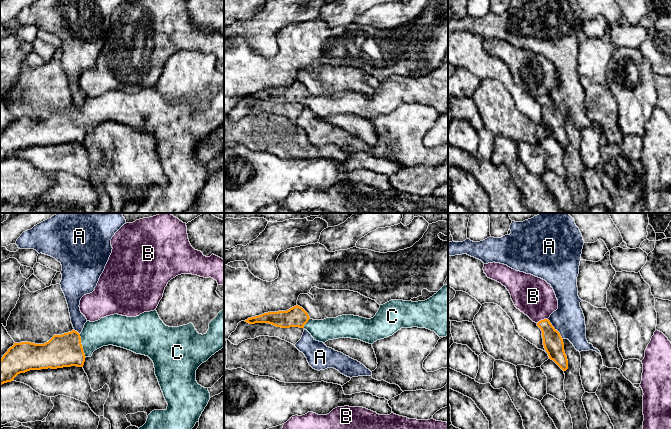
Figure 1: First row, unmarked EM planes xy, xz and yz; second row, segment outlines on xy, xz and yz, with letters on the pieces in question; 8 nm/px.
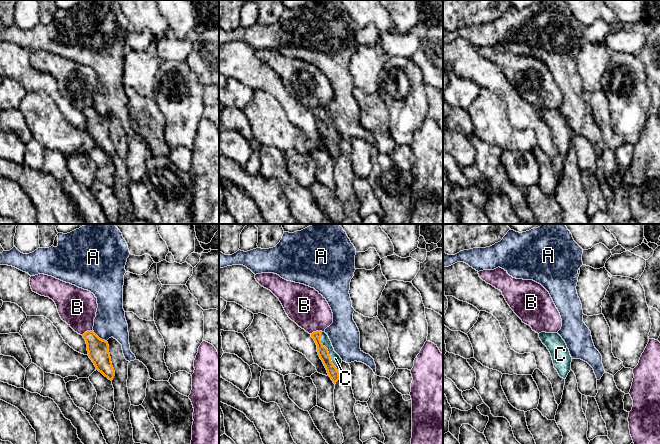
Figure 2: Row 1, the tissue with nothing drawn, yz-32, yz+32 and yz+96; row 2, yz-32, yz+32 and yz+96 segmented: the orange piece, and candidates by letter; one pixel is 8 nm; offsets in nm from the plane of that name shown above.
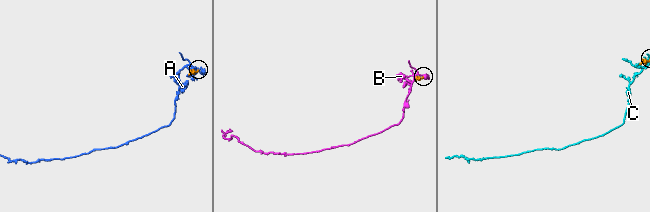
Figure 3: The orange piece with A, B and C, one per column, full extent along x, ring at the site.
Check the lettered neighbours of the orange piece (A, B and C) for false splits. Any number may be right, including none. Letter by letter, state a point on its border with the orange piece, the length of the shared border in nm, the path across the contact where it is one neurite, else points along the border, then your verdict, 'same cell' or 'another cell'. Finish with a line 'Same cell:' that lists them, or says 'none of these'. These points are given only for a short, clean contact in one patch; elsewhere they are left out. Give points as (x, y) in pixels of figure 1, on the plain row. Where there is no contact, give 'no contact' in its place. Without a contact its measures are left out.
A: meets orange in yz at (554, 105); contact 200 nm long; border along yz (547, 95), (562, 115); another cell
B: meets orange in yz at (542, 96); contact 100 nm long; border along yz (547, 94), (541, 95), (537, 99); another cell
C: meets orange in xy at (81, 122); contact 200 nm long; runs through xy (65, 126), (81, 122), (94, 111), (107, 107); same cell
Same cell: C

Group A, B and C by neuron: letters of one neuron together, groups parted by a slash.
A / B / C

